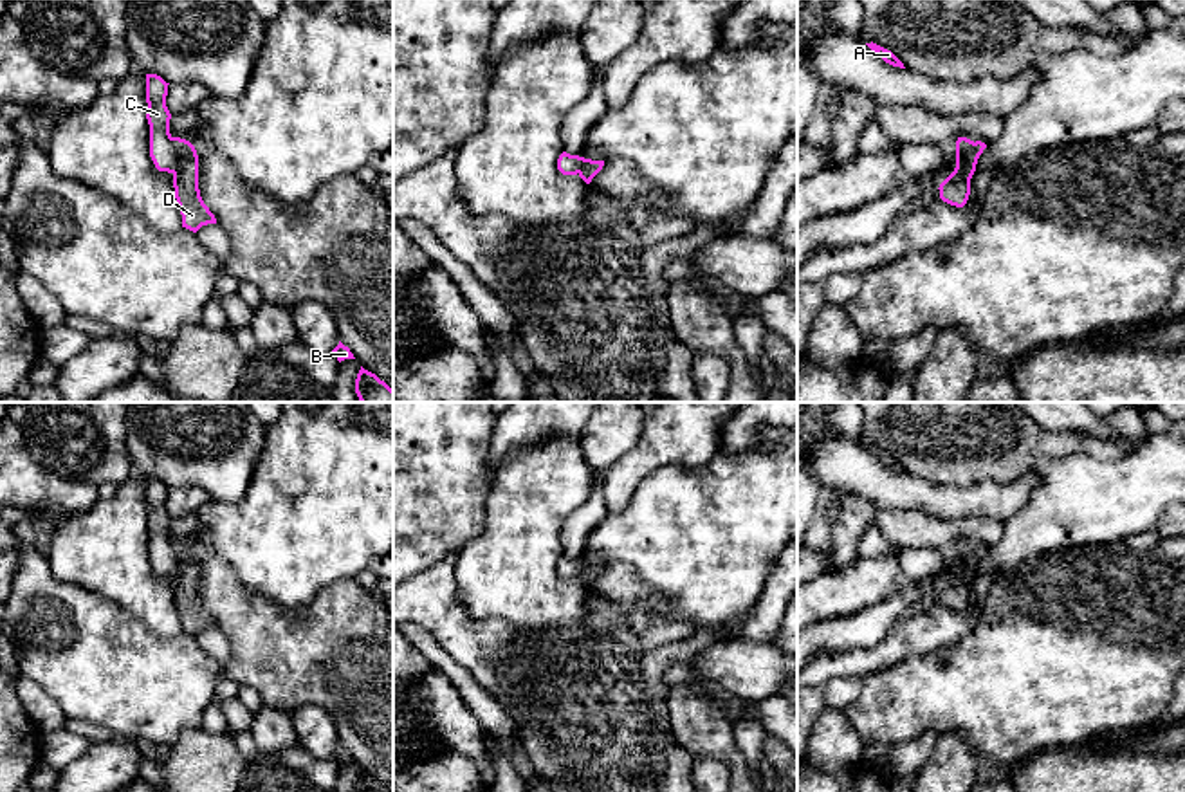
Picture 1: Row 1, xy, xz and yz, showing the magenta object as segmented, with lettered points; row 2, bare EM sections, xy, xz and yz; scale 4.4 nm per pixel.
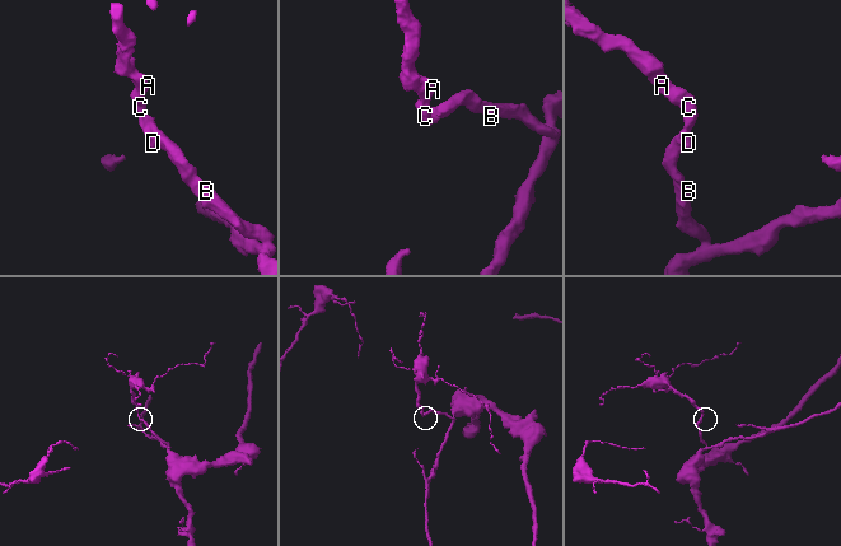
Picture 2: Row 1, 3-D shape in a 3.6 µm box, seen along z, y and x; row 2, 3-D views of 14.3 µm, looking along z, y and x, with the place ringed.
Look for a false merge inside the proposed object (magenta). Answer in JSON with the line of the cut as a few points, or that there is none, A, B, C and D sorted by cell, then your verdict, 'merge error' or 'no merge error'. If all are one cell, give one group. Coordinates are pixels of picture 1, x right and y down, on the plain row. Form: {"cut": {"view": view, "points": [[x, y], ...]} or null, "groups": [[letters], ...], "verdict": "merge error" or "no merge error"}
{"cut": null, "groups": [["A", "B", "C", "D"]], "verdict": "no merge error"}

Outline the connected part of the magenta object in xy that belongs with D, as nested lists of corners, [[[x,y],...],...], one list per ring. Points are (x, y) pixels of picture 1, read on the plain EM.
[[[146,478],[150,561],[159,576],[173,579],[182,631],[197,637],[202,630],[216,628],[216,622],[200,601],[198,559],[195,550],[170,538],[171,518],[166,511],[168,489],[161,480]]]

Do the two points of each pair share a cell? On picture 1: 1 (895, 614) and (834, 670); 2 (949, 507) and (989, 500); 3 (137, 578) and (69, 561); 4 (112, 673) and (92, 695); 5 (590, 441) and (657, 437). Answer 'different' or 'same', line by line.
1: different
2: same
3: same
4: same
5: different

